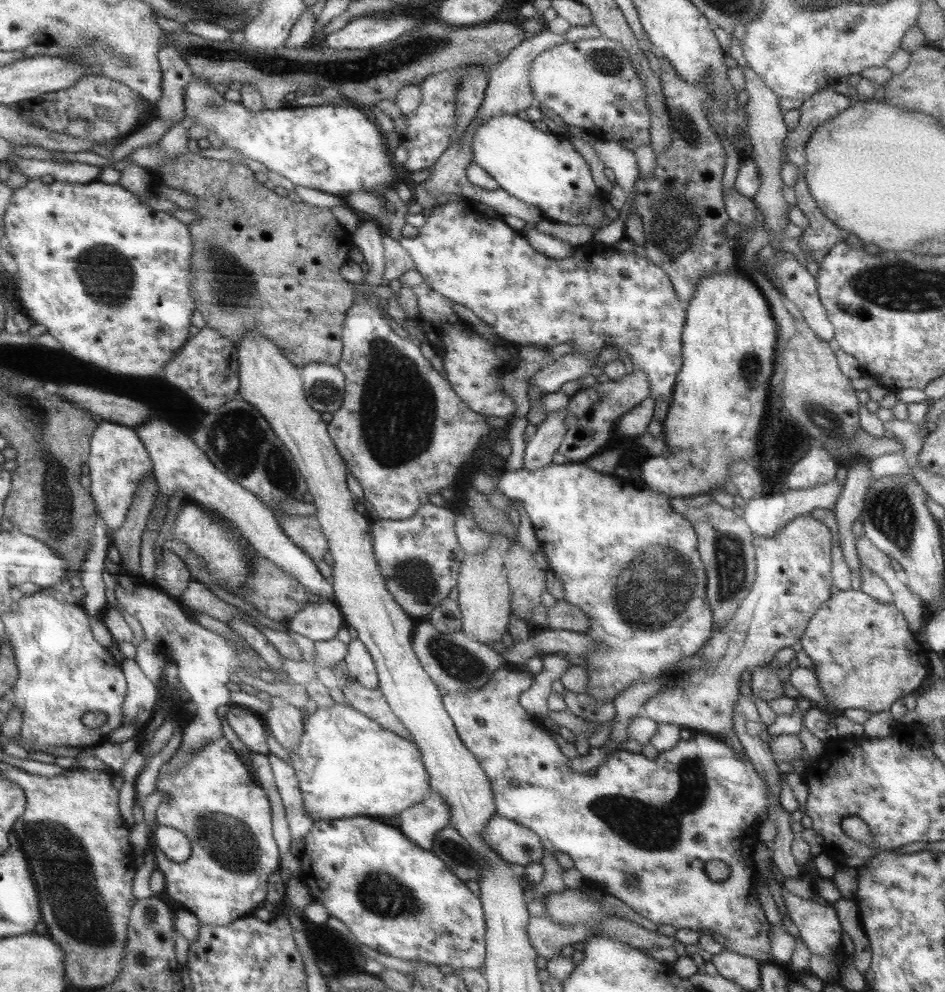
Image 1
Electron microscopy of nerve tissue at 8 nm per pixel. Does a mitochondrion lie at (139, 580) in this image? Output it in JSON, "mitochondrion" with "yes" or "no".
{"mitochondrion":"no"}

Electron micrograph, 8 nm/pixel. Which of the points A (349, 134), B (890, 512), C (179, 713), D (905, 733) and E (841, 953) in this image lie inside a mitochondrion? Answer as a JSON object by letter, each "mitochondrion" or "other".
{"A":"other","B":"mitochondrion","C":"other","D":"other","E":"other"}

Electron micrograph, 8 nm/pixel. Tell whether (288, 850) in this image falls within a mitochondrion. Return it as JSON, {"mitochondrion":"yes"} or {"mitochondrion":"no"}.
{"mitochondrion":"no"}

